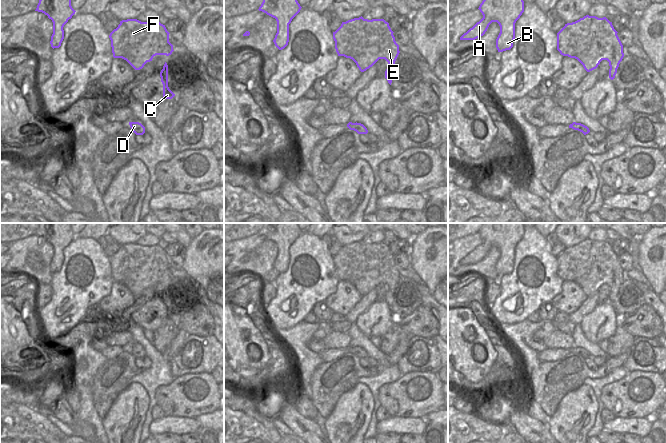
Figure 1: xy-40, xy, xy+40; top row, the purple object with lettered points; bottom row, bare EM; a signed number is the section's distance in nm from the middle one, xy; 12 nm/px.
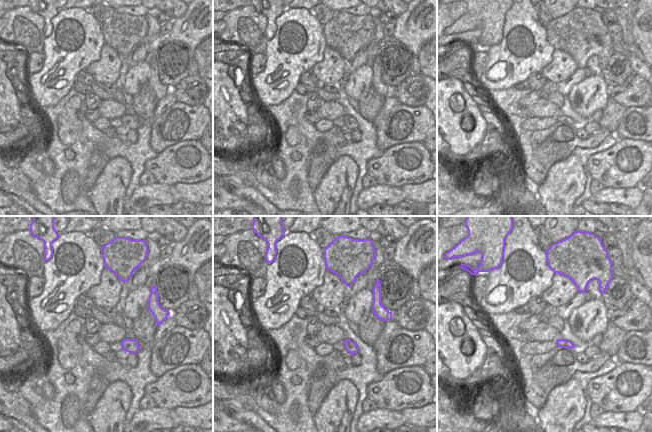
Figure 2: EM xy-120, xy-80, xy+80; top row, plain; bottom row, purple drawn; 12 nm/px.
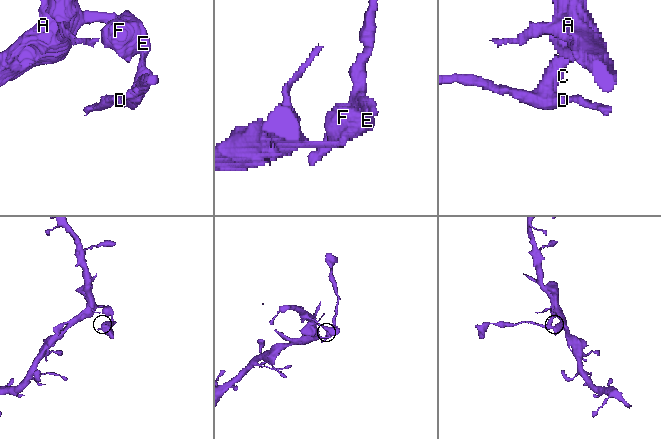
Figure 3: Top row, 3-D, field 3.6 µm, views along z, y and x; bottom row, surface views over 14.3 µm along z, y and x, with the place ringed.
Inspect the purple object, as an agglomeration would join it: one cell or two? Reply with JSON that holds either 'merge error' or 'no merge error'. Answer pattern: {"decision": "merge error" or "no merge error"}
{"decision": "merge error"}

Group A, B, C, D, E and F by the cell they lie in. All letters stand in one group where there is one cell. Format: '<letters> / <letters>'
A B E F / C D

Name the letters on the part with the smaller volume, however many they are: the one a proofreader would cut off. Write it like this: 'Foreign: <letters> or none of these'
Foreign: C, D

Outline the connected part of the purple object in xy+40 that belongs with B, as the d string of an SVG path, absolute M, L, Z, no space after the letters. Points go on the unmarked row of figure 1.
M484 223L478 233L483 242L460 264L475 264L485 258L492 246L497 246L500 257L496 263L496 272L498 276L510 274L515 263L515 247L524 236L523 223Z

